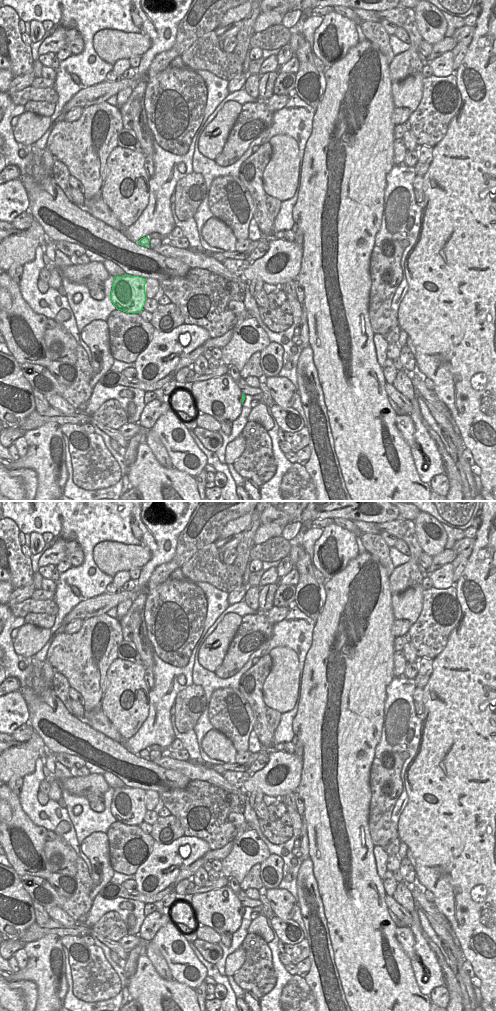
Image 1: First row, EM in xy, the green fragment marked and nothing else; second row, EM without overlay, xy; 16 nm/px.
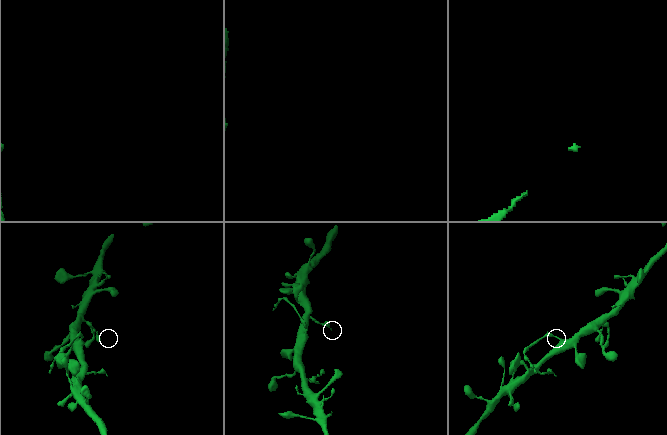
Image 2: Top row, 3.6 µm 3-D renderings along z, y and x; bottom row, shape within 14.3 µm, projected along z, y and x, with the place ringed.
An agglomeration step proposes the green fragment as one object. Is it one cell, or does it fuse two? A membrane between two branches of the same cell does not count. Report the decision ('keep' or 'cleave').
cleave

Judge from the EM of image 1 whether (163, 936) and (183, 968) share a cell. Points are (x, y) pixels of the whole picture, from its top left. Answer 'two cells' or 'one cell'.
one cell

